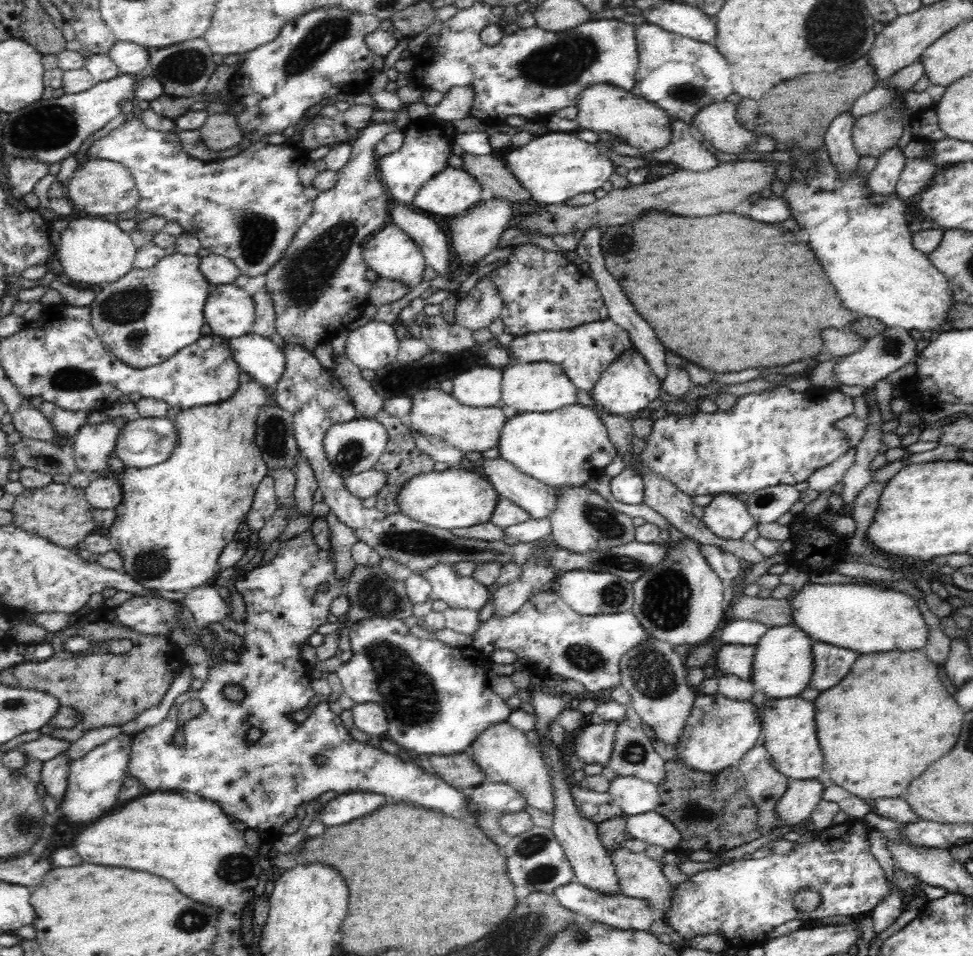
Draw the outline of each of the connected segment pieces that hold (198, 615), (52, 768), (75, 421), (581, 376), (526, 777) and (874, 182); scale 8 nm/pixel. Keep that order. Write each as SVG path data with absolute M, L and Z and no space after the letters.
M211 584L193 589L181 602L189 608L196 622L202 624L219 623L221 618L228 617L229 604Z
M66 750L60 756L46 761L42 766L41 782L46 789L45 792L52 796L52 800L58 805L61 804L62 796L68 786L69 764Z
M42 402L40 412L52 423L55 436L59 442L66 442L68 438L74 438L78 429L86 423L90 411L68 411L56 406L53 402Z
M607 318L602 322L590 322L568 330L533 331L516 335L506 346L512 361L523 363L548 361L560 366L577 389L592 390L603 370L626 348L632 347L628 331Z
M508 721L500 722L480 734L469 752L474 762L482 768L488 782L509 784L524 795L528 806L552 814L553 789L550 788L549 773L540 751L528 741L525 732L514 728Z
M898 145L883 151L870 172L868 182L871 183L871 190L878 195L895 193L895 187L905 164L906 158L902 150L898 149Z

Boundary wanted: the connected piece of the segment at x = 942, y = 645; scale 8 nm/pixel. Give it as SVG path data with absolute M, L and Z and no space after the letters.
M921 599L916 600L916 602L918 602L920 612L925 617L929 630L927 643L922 649L932 663L944 666L946 660L948 660L949 650L951 649L950 637L946 636L942 628L940 628L941 618L928 610L926 602Z

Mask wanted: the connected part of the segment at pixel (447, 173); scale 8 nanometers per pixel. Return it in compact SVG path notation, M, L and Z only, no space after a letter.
M448 165L424 182L411 203L421 212L426 210L426 214L434 210L454 216L478 204L483 199L482 192L482 186L468 171Z

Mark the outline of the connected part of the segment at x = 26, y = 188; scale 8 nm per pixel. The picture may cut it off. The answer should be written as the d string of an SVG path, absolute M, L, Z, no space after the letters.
M13 158L8 168L8 180L14 190L22 197L32 193L36 183L48 172L48 165L43 162Z

